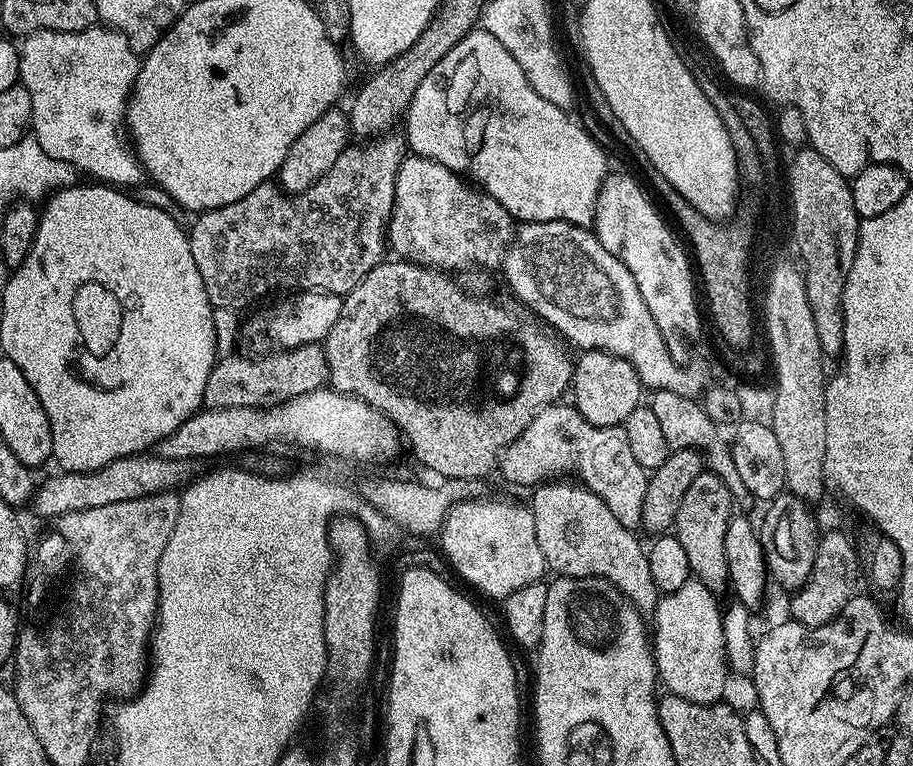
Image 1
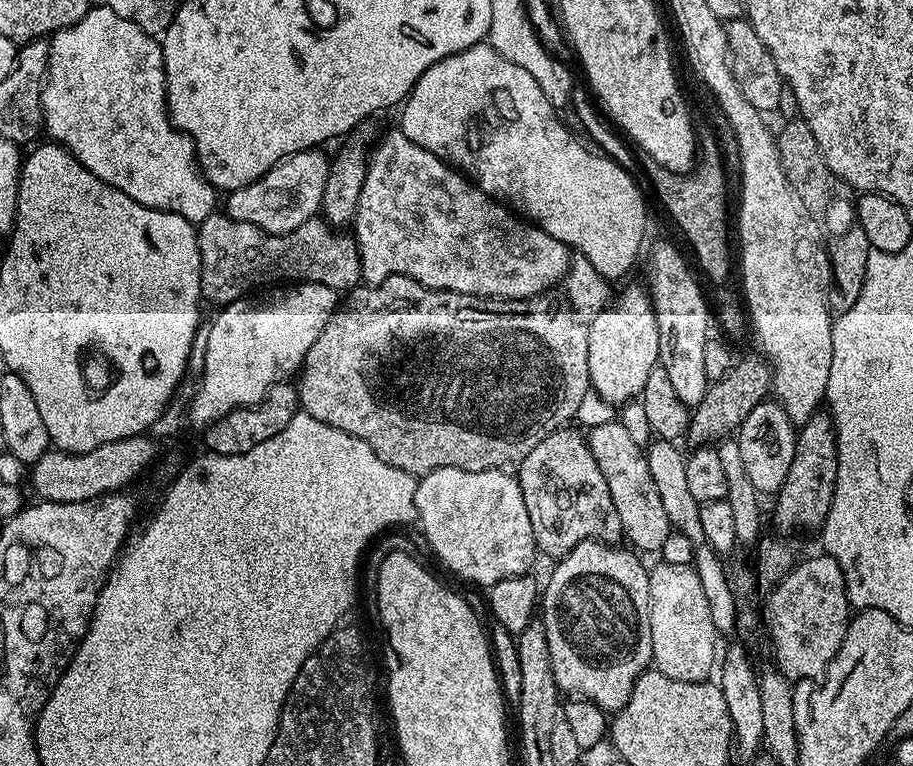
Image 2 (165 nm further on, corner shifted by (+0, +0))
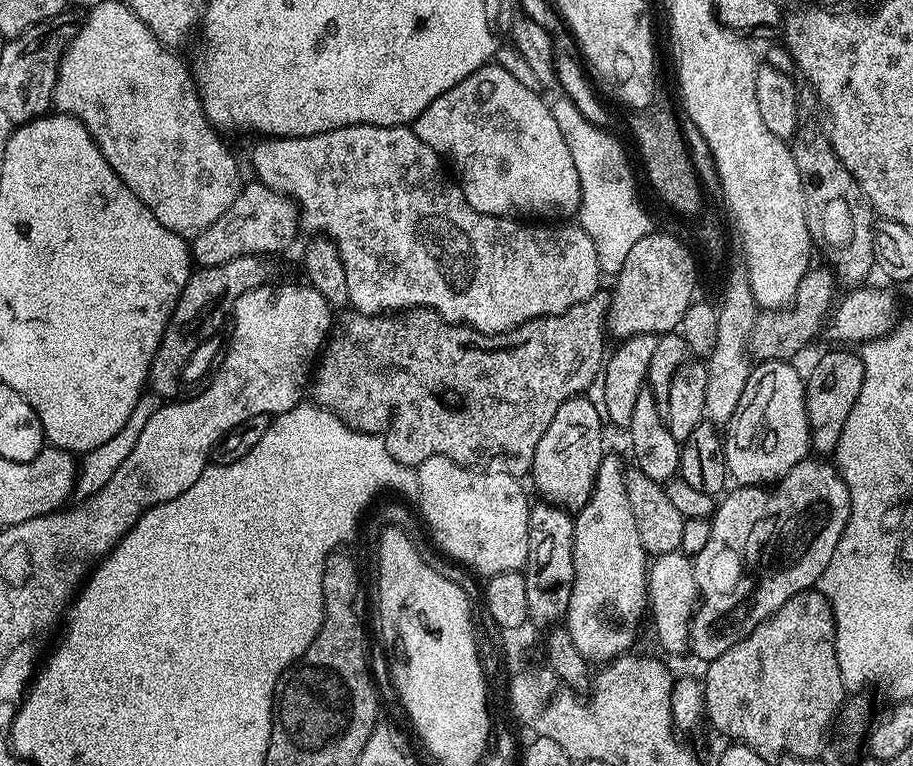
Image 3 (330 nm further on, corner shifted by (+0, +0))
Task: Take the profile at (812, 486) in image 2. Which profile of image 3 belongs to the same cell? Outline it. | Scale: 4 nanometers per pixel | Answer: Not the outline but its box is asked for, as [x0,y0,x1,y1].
[804,351,864,454]

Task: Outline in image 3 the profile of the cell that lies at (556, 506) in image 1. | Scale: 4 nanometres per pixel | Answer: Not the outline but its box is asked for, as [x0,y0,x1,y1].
[530,395,606,510]

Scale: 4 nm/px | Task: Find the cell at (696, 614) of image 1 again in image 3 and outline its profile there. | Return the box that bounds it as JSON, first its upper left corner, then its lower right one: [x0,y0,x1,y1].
[647,550,700,652]

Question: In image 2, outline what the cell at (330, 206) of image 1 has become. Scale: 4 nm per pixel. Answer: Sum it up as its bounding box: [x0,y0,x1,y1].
[196,210,361,306]

